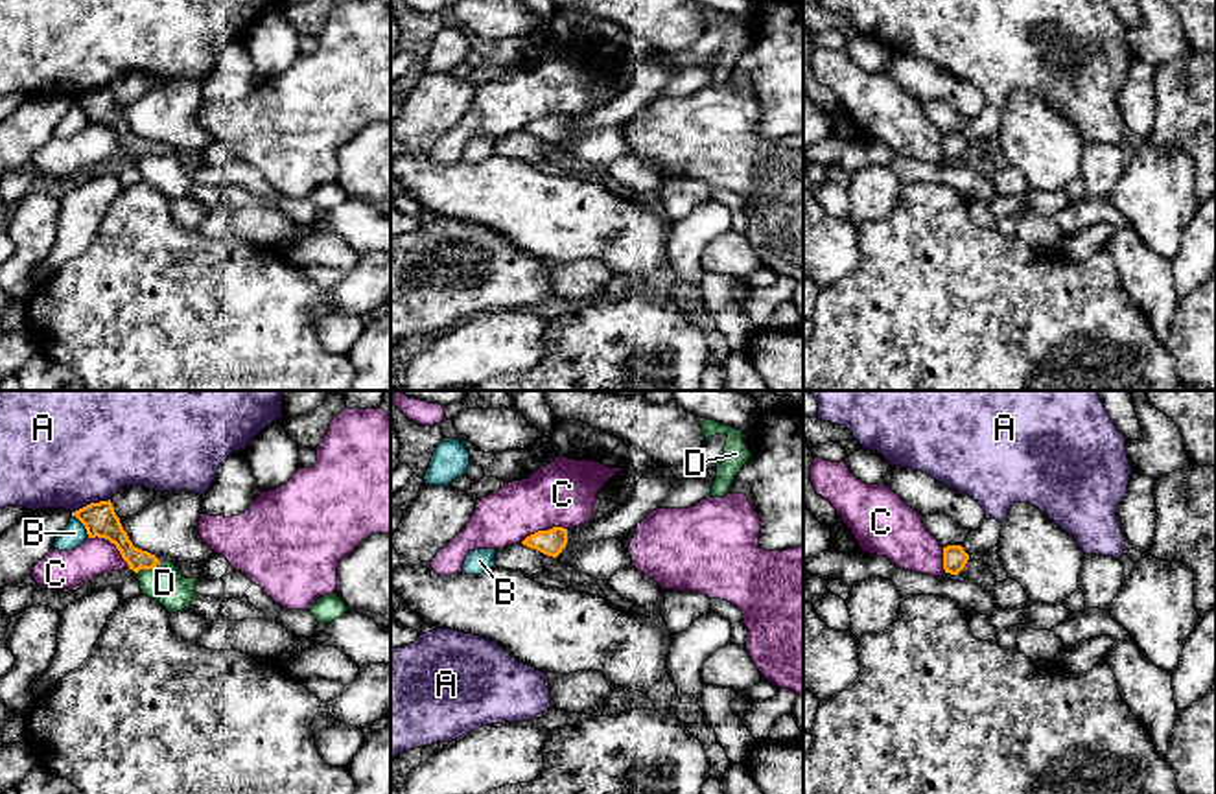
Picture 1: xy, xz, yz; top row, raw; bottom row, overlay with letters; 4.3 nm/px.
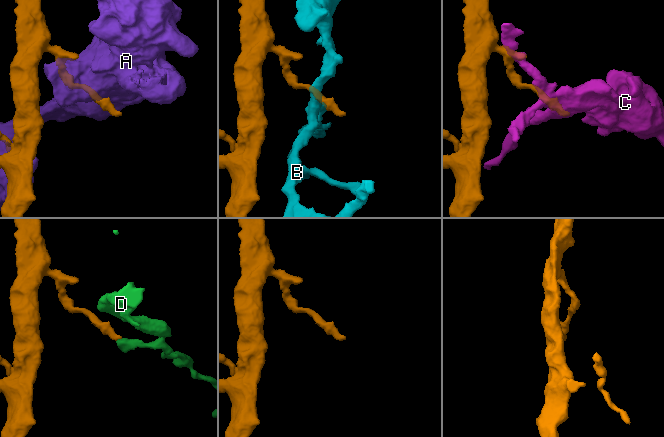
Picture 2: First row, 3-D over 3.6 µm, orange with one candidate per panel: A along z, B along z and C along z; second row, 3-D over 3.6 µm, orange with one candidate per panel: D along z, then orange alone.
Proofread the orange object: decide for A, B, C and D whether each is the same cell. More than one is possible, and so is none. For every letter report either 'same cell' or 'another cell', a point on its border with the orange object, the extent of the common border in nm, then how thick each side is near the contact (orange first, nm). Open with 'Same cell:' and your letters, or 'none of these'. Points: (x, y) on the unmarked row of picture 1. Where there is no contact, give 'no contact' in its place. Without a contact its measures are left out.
Same cell: none of these
A: another cell; meets orange in xy at (91, 91); contact 180 nm long; 150 nm thick on the orange side, 420 nm on the other
B: another cell; meets orange in xy at (83, 111); contact 130 nm long; 150 nm thick on the orange side, 100 nm on the other
C: another cell; meets orange in xy at (113, 129); contact 240 nm long; 150 nm thick on the orange side, 180 nm on the other
D: another cell; meets orange in xy at (148, 155); contact 120 nm long; 110 nm thick on the orange side, 160 nm on the other

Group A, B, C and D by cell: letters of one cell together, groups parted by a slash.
A / B / C / D

